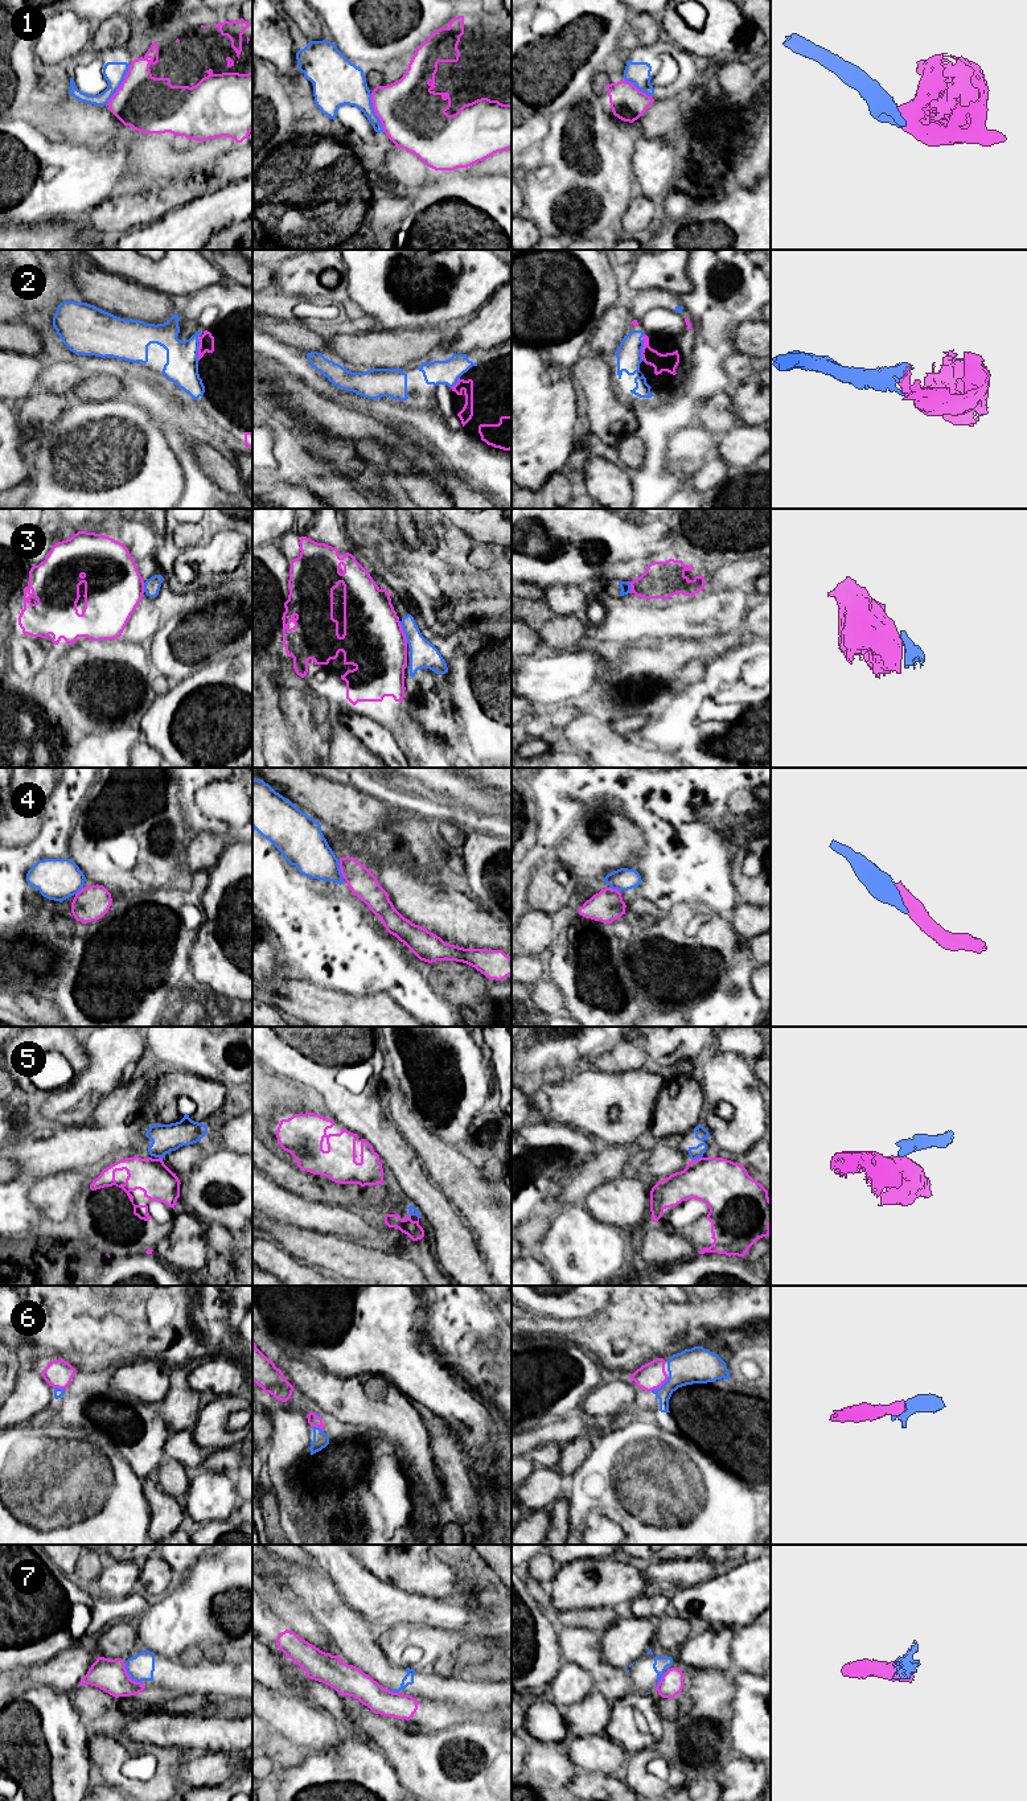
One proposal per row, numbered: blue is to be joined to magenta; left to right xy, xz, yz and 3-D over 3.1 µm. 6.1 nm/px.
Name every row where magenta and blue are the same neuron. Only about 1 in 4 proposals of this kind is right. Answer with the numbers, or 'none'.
2, 6

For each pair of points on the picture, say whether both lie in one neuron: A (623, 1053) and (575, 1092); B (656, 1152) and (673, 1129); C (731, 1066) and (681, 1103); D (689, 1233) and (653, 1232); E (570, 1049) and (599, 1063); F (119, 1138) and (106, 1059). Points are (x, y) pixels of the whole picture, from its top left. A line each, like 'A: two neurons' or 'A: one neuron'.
A: two neurons
B: two neurons
C: two neurons
D: two neurons
E: two neurons
F: two neurons

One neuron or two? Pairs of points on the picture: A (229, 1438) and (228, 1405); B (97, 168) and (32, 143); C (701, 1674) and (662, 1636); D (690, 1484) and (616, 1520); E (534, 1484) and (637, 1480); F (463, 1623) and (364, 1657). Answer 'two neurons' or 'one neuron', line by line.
A: one neuron
B: one neuron
C: one neuron
D: one neuron
E: two neurons
F: two neurons

